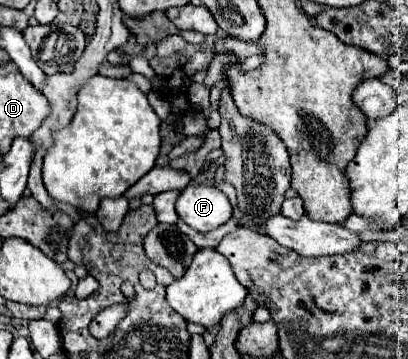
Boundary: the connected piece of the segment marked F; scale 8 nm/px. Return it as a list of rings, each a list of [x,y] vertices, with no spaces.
[[[189,183],[177,199],[177,215],[195,231],[211,231],[231,219],[231,203],[211,185]]]

